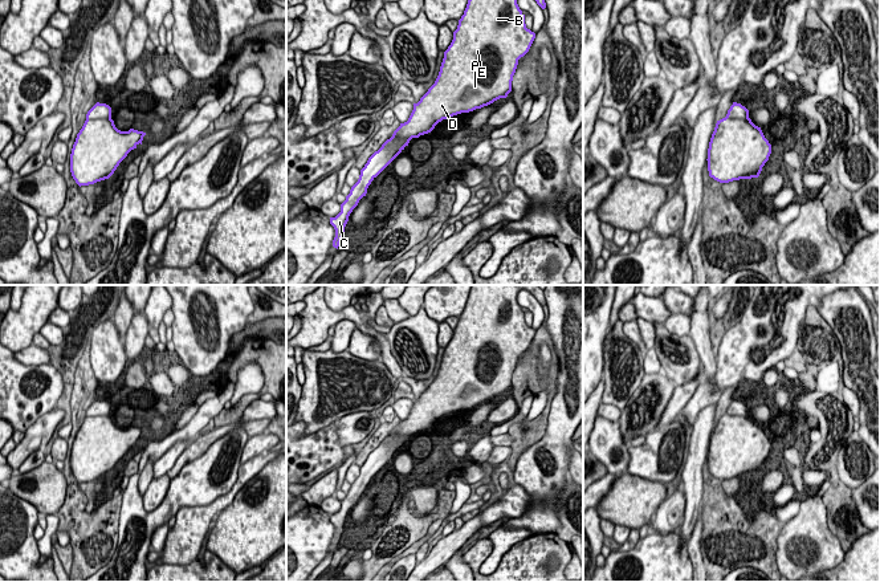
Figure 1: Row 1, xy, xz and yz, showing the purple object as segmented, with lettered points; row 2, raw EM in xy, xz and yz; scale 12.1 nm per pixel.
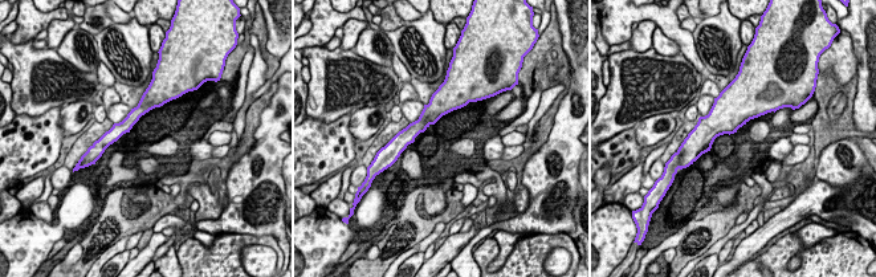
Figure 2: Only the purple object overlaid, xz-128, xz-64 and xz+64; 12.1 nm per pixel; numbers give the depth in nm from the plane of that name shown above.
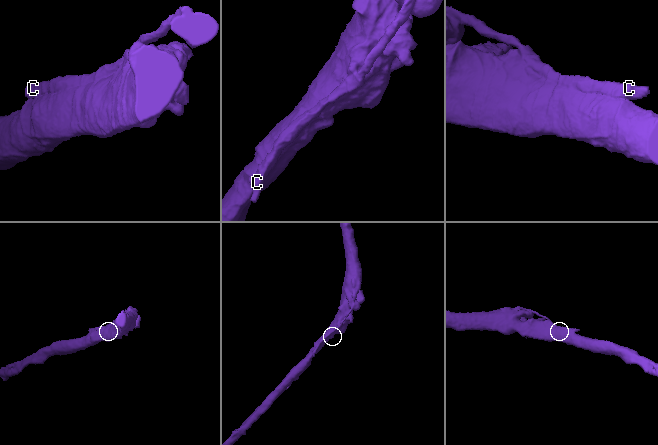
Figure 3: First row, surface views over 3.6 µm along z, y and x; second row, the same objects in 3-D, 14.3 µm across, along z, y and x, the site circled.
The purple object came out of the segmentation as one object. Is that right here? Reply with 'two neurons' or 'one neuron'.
two neurons

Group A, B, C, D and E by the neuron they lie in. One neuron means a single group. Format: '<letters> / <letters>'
A B D E / C

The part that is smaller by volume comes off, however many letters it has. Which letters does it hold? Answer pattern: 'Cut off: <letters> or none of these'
Cut off: C

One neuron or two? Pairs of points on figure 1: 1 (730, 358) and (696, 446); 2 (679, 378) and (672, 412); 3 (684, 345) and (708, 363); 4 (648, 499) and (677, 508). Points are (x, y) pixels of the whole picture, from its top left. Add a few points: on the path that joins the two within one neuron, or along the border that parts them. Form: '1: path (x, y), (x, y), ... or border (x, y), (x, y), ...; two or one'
1: border (716, 402), (705, 406), (692, 423); two
2: border (701, 365), (693, 378), (676, 386); two
3: border (689, 336), (703, 365); two
4: border (669, 495), (660, 504), (650, 523); two

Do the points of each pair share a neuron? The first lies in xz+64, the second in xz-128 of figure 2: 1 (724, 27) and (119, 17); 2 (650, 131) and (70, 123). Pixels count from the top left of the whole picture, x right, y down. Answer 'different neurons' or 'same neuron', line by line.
1: different neurons
2: same neuron

